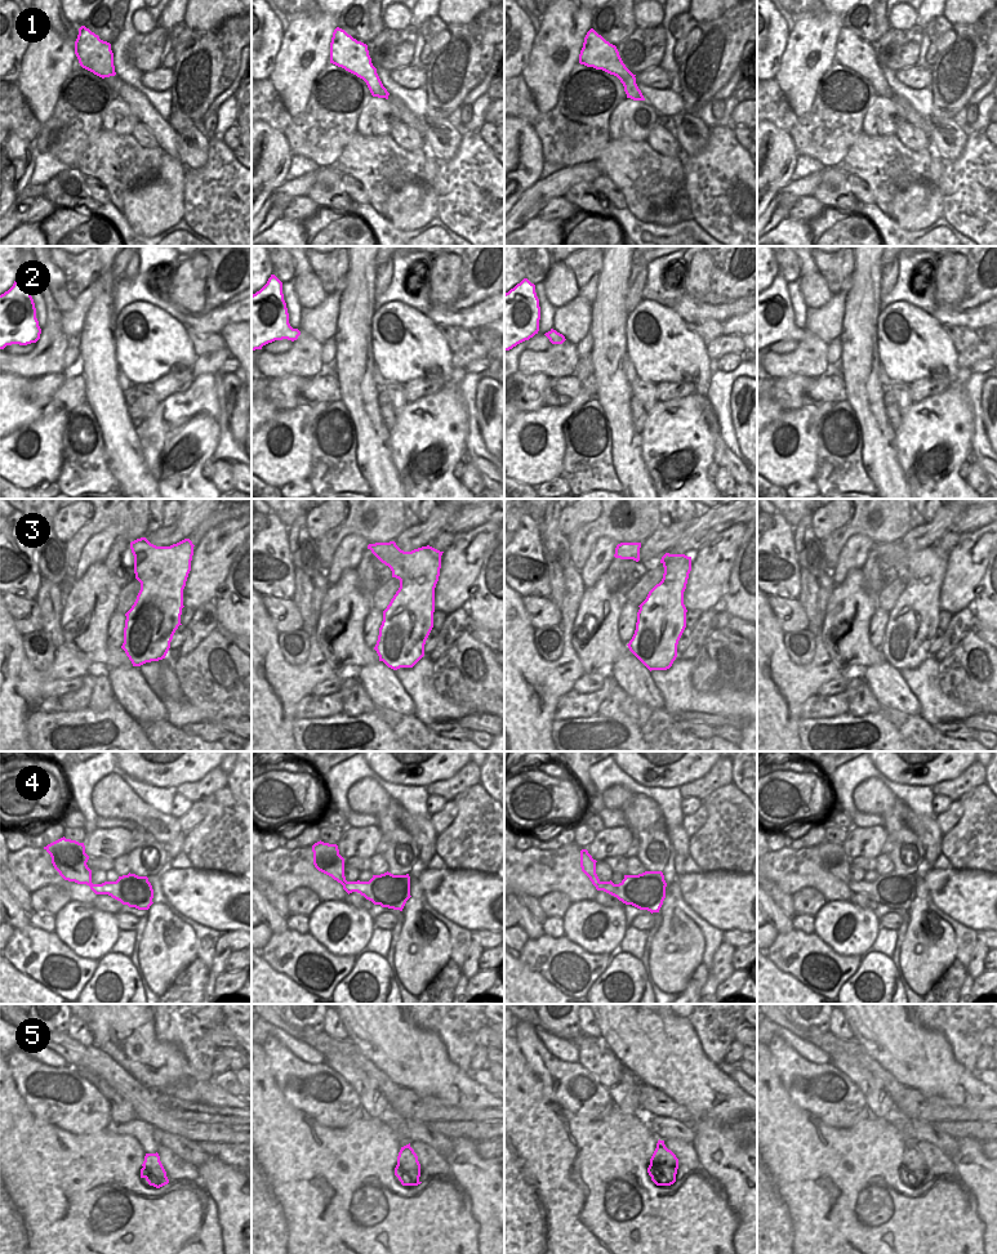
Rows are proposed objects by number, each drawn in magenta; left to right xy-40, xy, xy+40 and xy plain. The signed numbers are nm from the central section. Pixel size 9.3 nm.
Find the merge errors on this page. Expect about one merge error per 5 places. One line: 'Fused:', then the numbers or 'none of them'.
Fused: 2

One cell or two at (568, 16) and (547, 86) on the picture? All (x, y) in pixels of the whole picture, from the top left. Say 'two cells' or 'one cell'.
one cell

